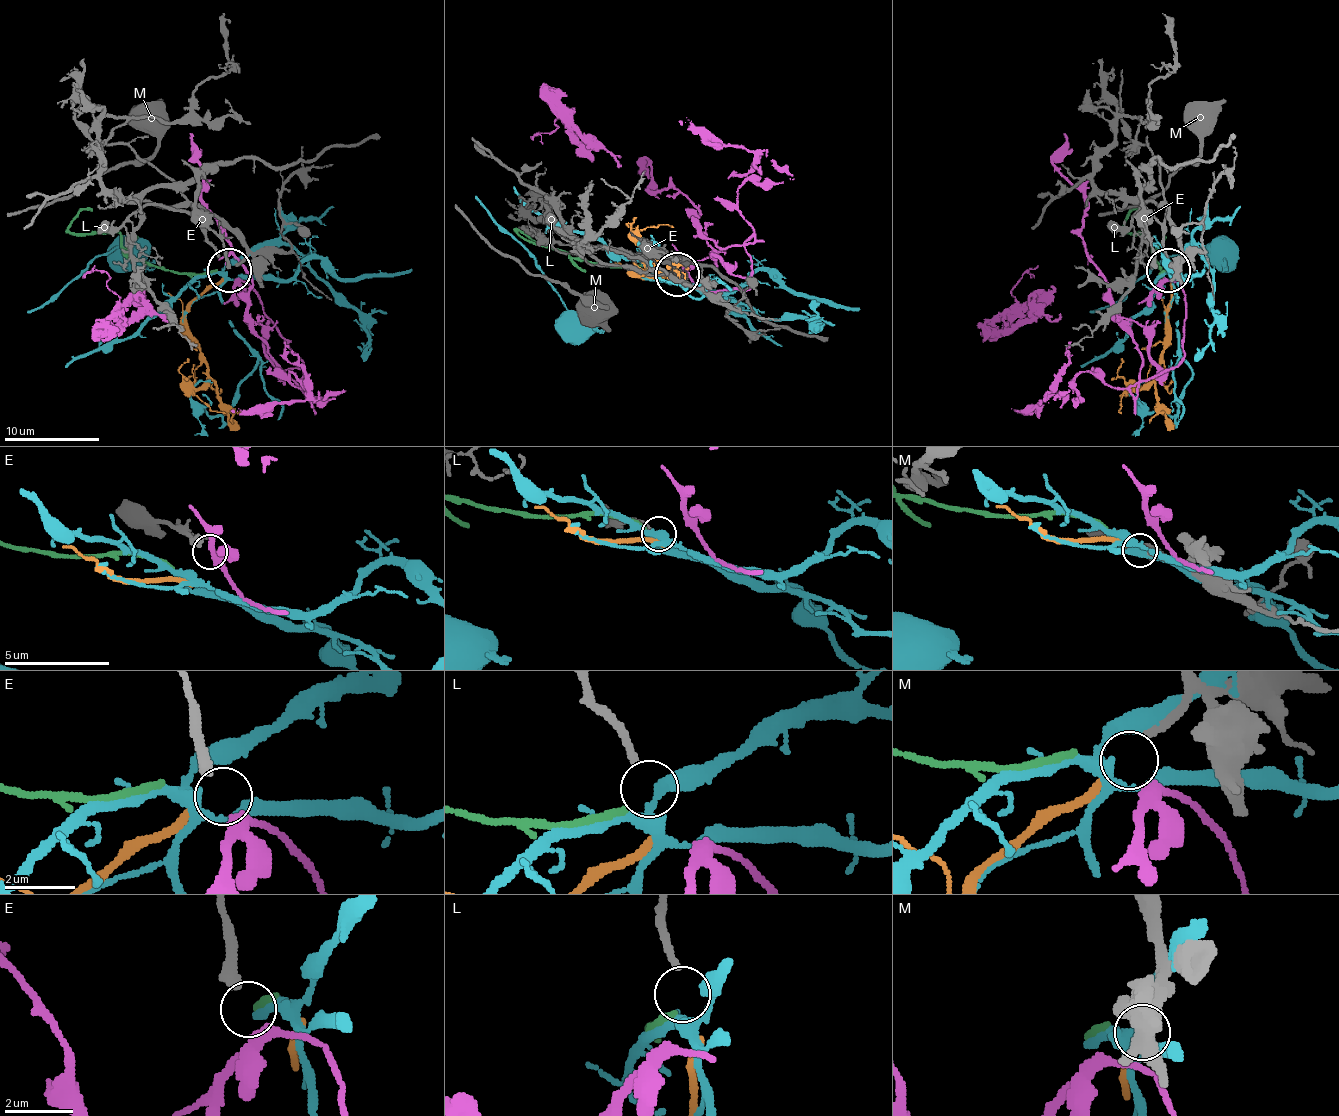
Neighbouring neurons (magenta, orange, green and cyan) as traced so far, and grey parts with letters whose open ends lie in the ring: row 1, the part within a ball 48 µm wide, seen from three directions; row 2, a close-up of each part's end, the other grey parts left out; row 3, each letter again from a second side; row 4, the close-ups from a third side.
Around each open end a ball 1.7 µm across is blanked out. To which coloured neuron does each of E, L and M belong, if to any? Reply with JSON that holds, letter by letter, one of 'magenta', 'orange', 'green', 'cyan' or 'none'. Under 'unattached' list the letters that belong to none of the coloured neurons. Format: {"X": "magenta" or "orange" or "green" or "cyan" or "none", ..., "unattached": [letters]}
{"E": "magenta", "L": "cyan", "M": "orange", "unattached": []}

